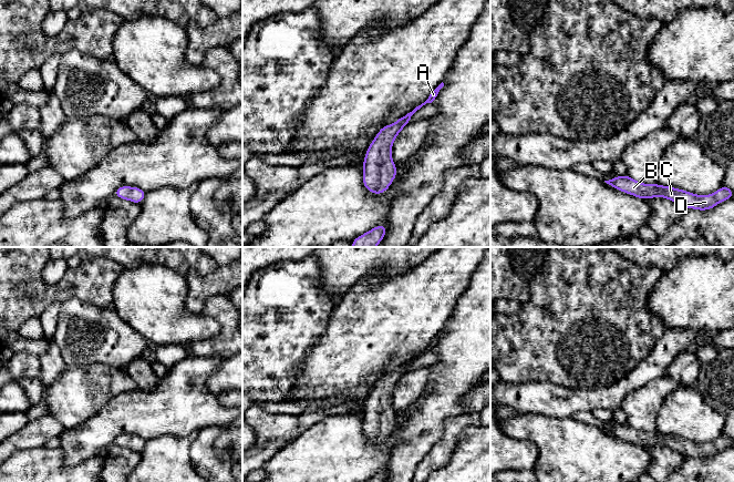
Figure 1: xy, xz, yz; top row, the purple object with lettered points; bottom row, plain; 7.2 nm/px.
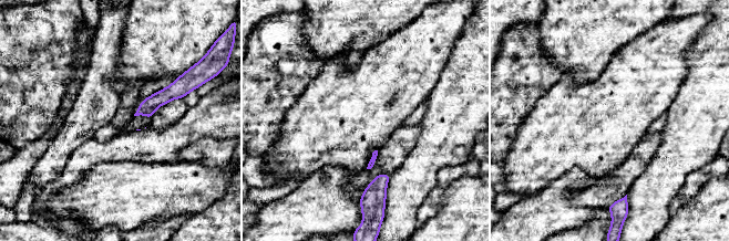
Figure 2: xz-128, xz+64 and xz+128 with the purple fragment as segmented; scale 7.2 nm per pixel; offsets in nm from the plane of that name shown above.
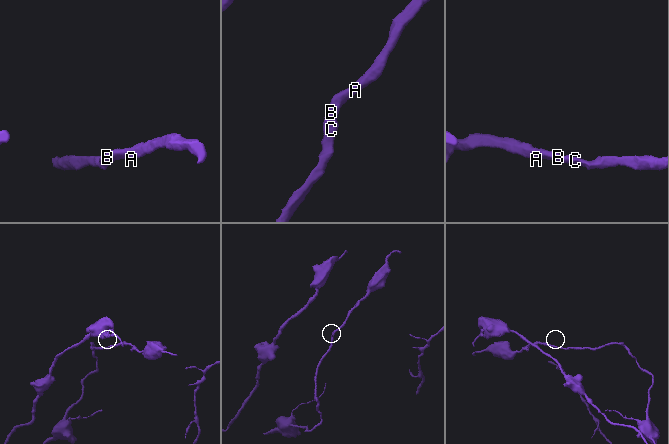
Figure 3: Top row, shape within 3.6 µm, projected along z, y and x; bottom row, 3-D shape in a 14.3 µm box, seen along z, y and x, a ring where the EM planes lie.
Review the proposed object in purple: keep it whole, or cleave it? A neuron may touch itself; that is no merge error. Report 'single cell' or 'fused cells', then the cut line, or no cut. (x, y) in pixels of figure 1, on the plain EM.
single cell; cut none

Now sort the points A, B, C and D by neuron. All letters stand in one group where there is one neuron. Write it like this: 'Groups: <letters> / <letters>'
Groups: A B C D

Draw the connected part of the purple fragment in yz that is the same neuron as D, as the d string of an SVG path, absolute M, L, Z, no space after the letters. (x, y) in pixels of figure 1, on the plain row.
M628 423L617 424L604 430L621 440L642 448L651 445L666 445L668 448L676 452L681 452L686 457L695 457L700 459L711 458L719 451L732 447L734 443L734 440L724 433L714 442L700 444L679 437L666 435L659 432L647 433L633 429Z

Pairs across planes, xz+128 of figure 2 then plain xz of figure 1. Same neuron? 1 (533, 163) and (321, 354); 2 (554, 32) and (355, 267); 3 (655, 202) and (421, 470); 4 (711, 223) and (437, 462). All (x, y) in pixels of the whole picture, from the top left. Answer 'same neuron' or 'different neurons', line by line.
1: same neuron
2: same neuron
3: different neurons
4: different neurons

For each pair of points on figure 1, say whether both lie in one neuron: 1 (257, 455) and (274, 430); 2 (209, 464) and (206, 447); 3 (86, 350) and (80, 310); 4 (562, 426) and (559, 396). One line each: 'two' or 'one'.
1: one
2: one
3: one
4: two

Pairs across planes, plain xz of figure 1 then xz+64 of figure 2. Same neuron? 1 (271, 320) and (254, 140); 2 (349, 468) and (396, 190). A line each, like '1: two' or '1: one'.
1: one
2: two

